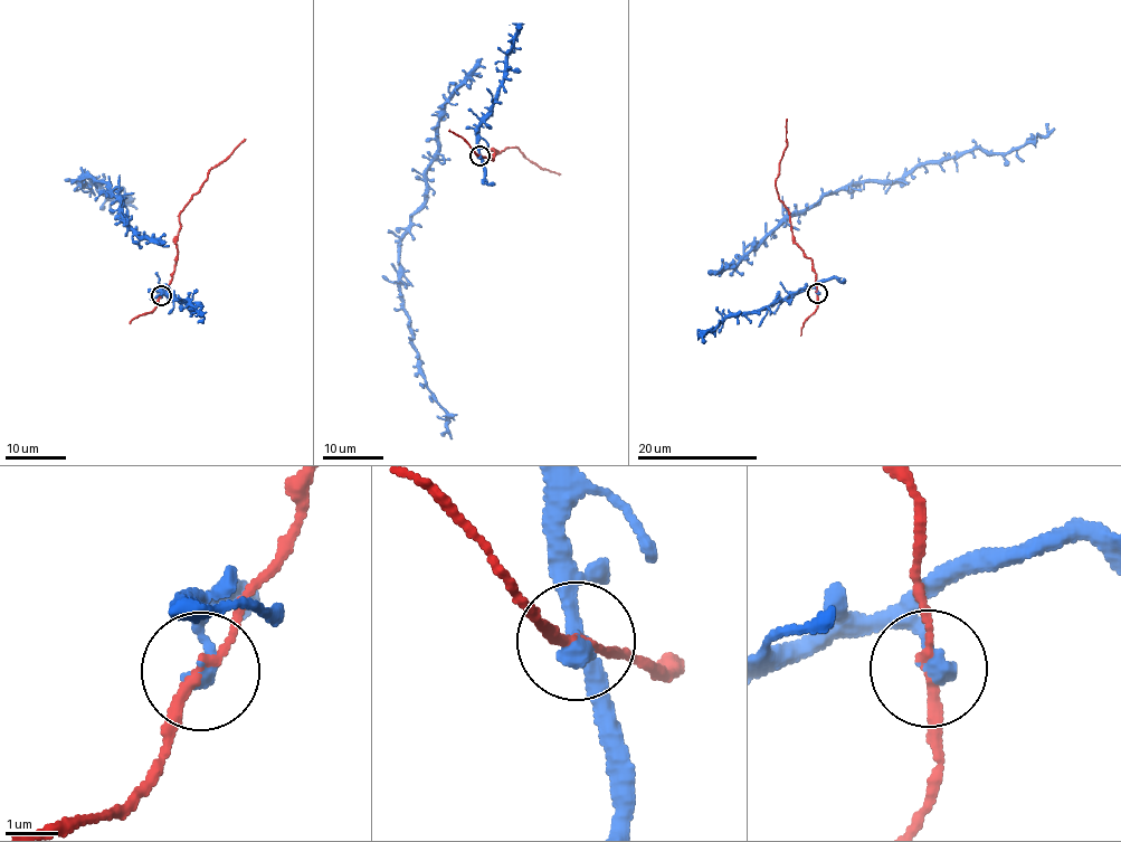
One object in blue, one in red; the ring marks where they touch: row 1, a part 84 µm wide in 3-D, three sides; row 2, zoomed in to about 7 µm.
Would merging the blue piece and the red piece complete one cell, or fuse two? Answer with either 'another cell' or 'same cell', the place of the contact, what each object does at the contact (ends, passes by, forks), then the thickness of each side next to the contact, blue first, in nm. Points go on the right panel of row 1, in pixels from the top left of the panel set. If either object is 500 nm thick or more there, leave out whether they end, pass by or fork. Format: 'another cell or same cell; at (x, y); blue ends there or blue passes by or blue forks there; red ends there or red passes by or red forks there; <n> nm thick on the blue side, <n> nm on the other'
another cell; at (817, 293); blue ends there; red passes by; 340 nm thick on the blue side, 160 nm on the other

